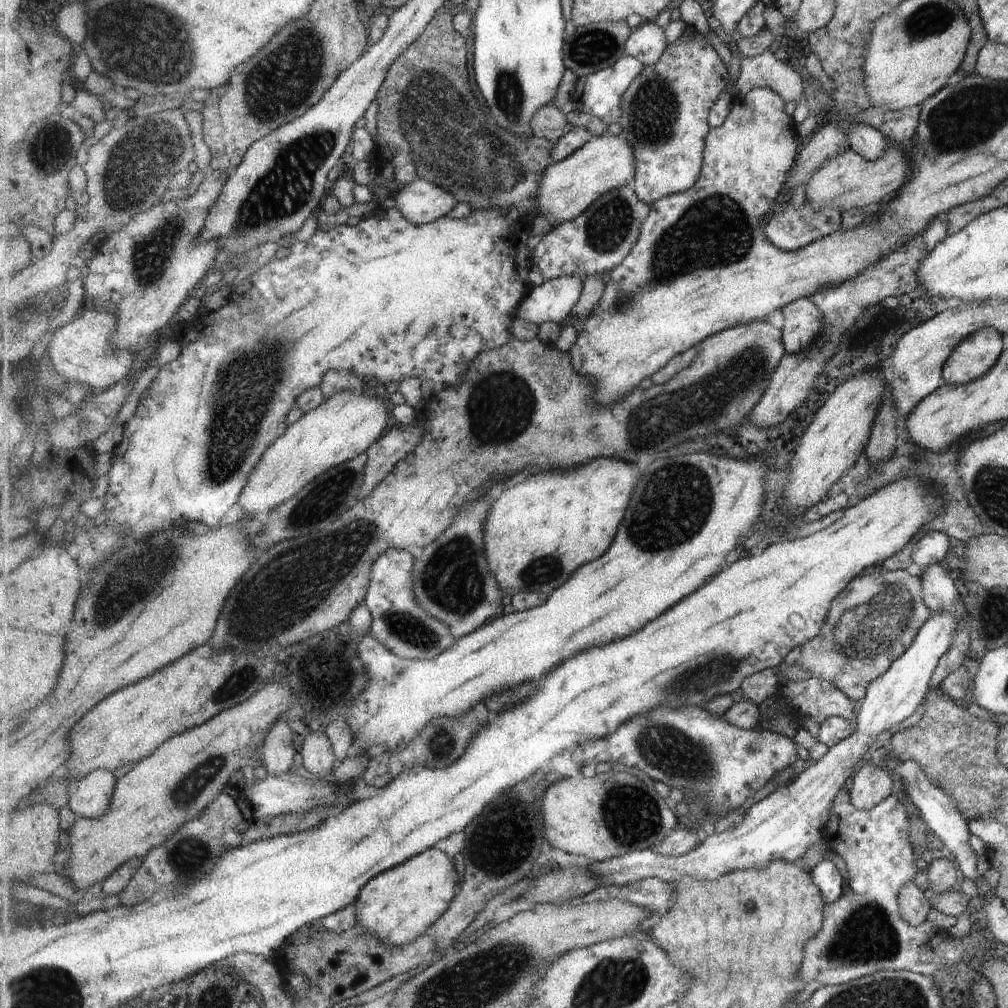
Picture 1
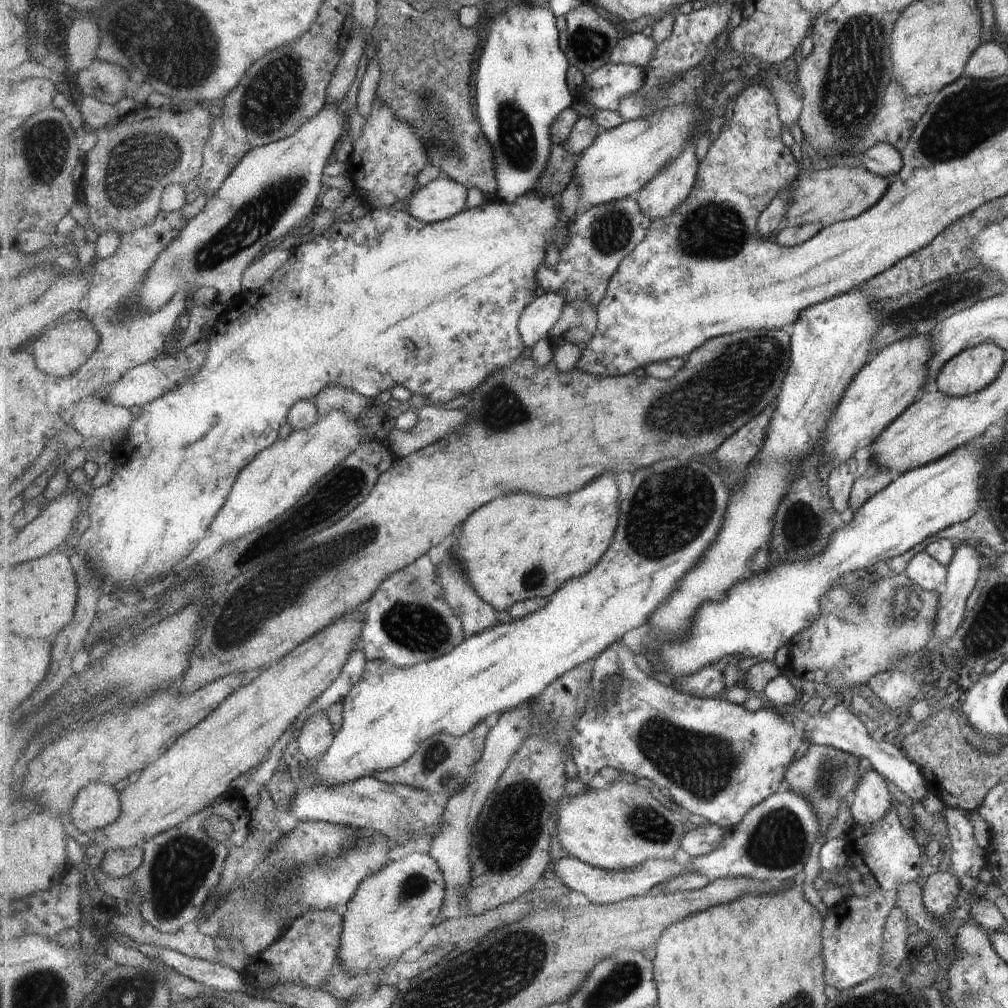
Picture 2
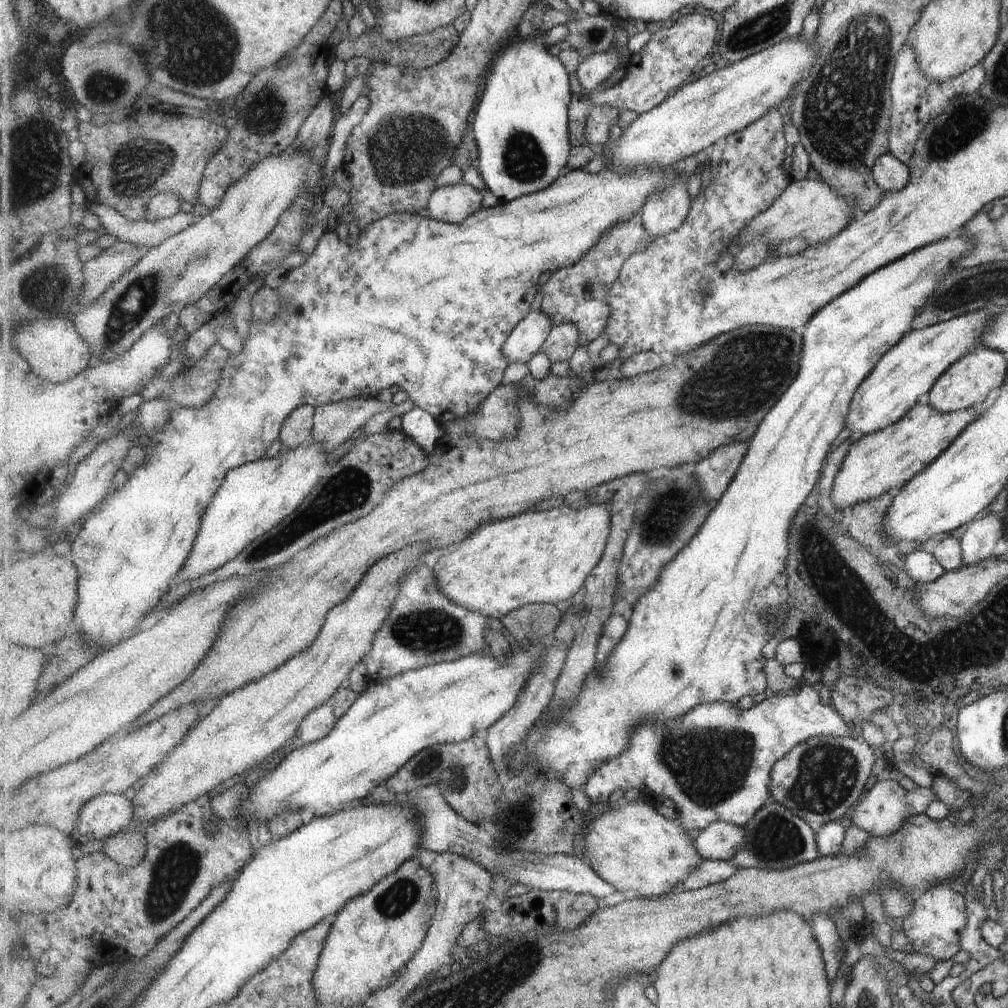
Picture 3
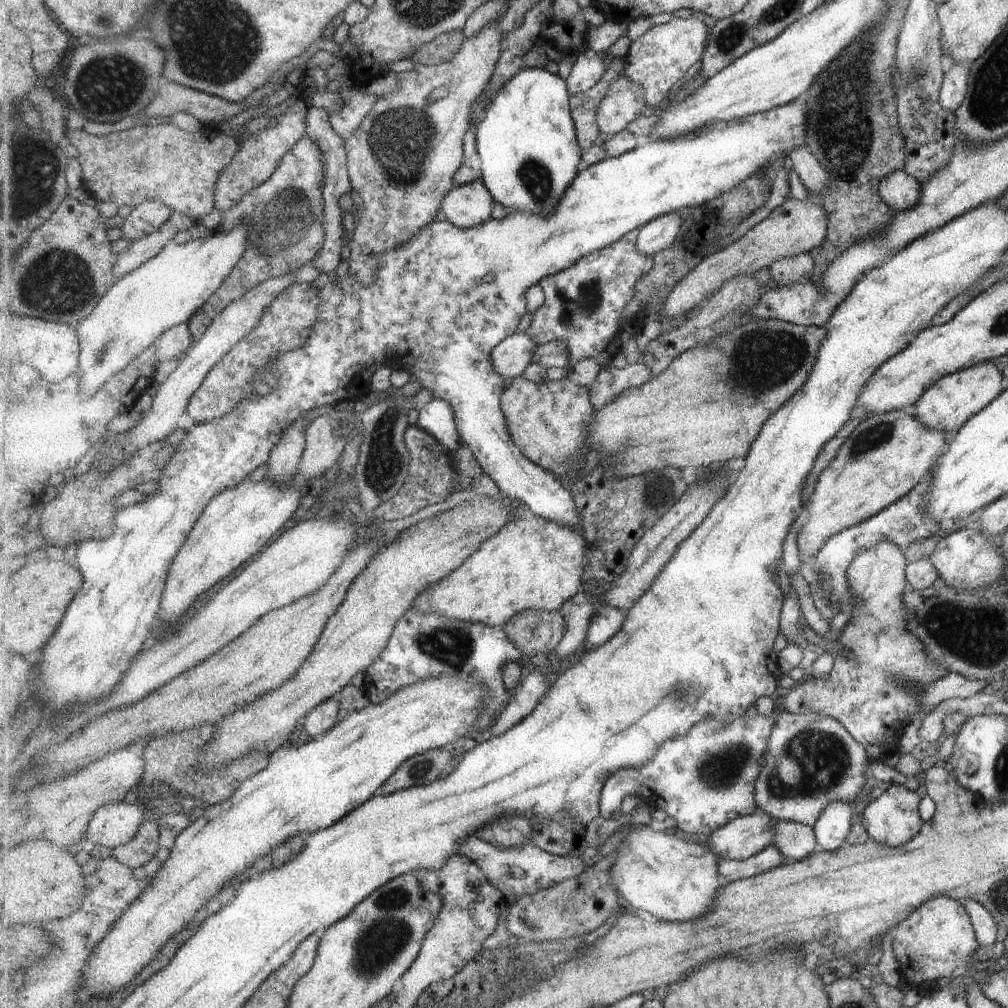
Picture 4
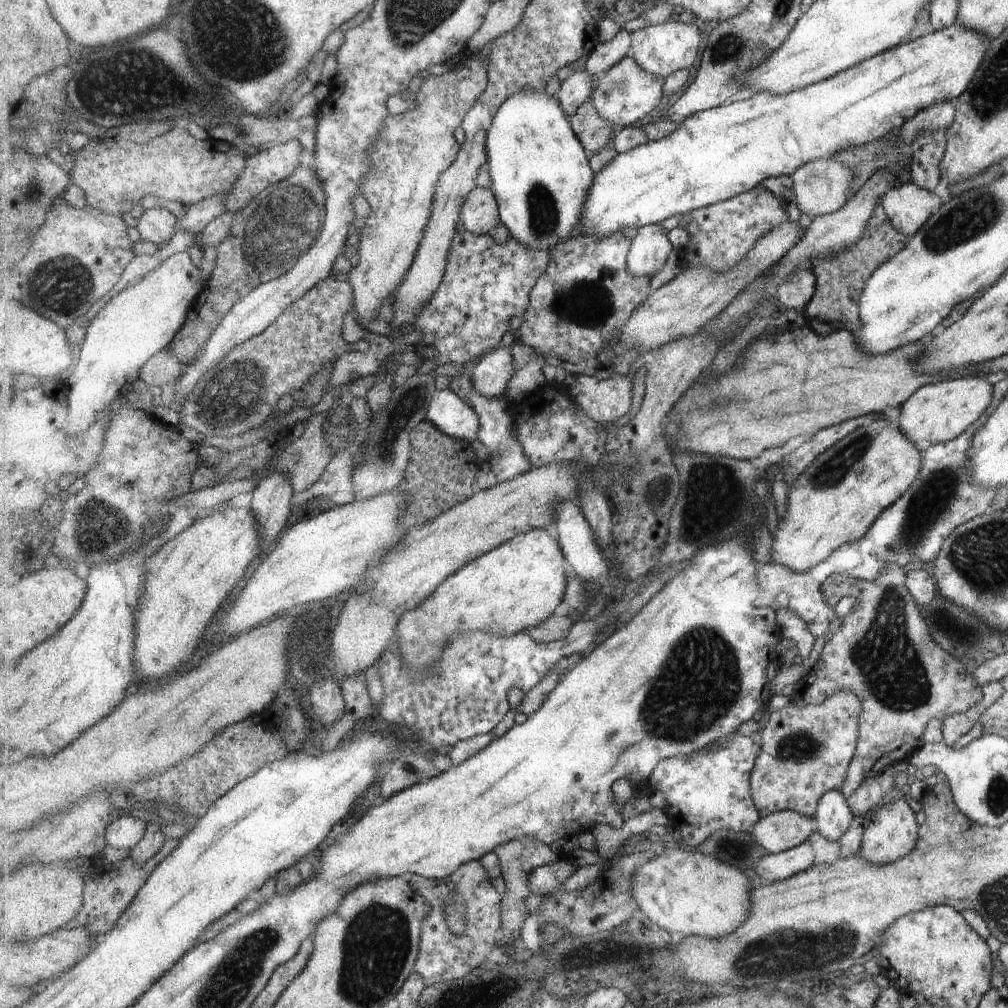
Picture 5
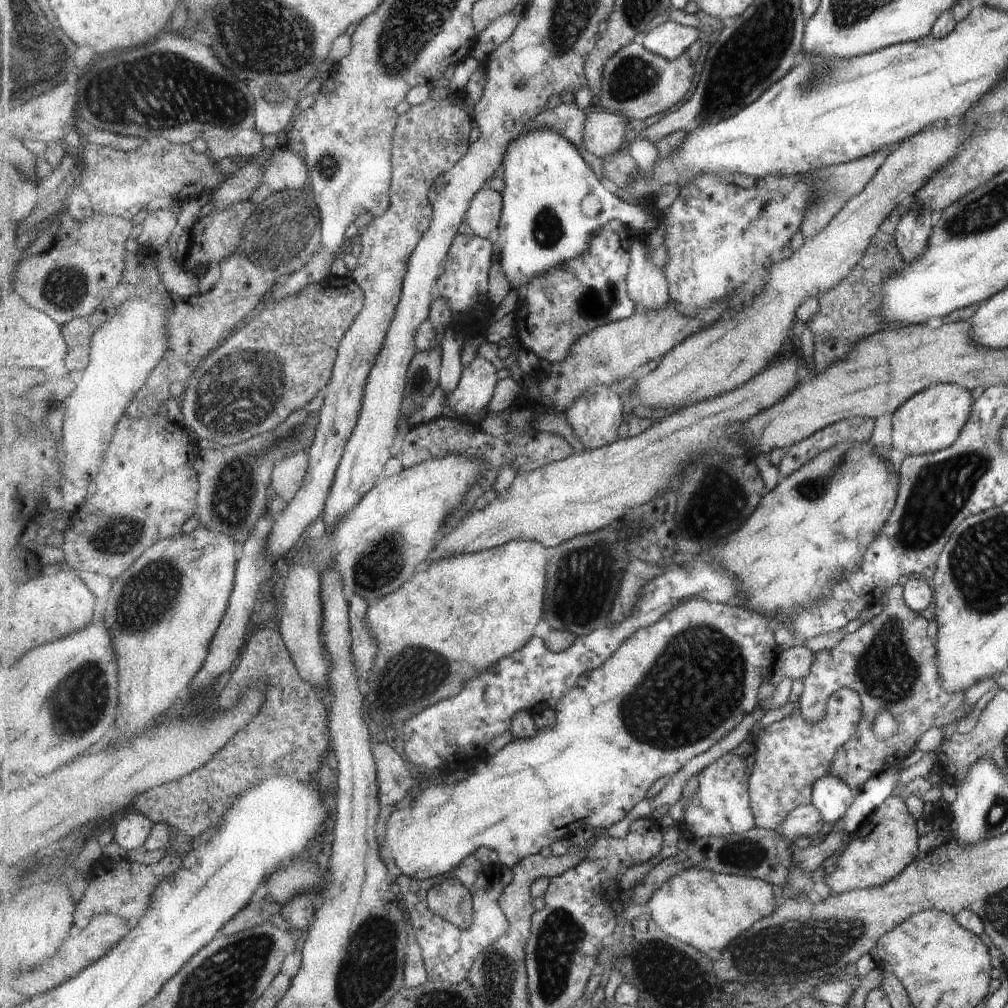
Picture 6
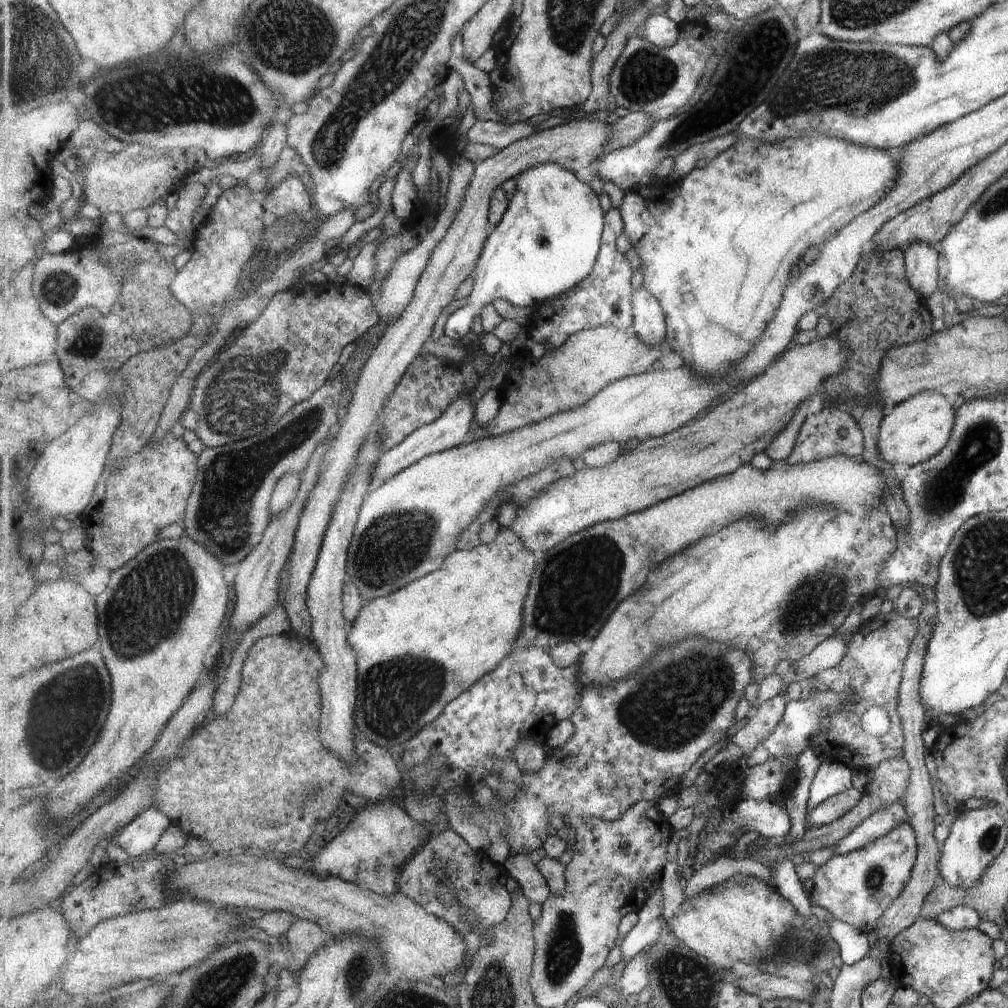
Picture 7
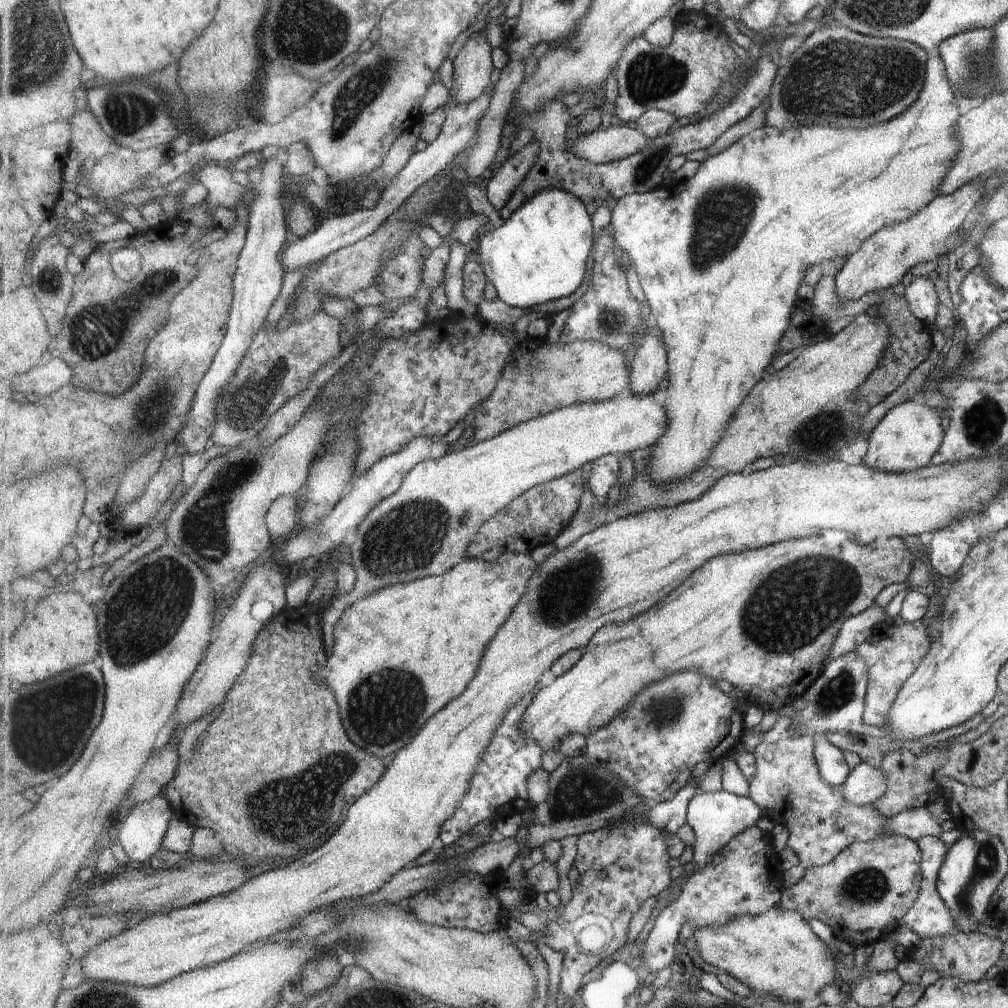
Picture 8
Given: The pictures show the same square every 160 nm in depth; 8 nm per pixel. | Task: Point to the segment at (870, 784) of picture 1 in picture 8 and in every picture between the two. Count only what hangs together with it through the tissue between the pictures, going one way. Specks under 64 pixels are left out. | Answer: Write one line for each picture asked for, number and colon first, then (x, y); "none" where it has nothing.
2: (871, 801)
3: (885, 806)
4: (891, 819)
5: (890, 831)
6: (886, 842)
7: (855, 887)
8: (861, 895)

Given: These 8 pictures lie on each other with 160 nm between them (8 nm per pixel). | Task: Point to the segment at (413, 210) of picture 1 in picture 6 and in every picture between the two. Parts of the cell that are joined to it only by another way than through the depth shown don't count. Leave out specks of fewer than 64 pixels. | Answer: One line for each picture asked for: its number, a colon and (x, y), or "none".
2: (442, 199)
3: (454, 204)
4: (468, 206)
5: (480, 214)
6: (485, 214)

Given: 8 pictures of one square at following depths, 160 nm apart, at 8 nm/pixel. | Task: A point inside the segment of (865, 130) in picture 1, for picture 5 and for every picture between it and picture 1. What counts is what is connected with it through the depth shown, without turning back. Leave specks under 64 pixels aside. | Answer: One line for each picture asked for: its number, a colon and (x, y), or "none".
2: (882, 160)
3: (889, 174)
4: (899, 191)
5: (907, 206)

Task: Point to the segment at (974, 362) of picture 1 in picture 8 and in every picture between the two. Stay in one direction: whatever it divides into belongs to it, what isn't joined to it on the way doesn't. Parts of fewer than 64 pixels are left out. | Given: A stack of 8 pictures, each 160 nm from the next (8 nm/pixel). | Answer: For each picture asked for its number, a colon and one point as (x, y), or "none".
2: (970, 371)
3: (966, 382)
4: (952, 399)
5: (936, 413)
6: (930, 420)
7: (917, 428)
8: (908, 435)

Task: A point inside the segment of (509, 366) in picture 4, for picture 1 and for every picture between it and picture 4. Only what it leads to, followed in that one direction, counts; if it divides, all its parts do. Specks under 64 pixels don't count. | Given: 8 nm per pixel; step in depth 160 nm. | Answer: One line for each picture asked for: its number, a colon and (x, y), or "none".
1: (554, 300)
2: (541, 316)
3: (527, 340)

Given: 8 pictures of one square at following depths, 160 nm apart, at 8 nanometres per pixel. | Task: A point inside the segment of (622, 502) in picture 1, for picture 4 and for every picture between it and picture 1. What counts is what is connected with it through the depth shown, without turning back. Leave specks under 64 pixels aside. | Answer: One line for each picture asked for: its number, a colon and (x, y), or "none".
2: (521, 546)
3: (538, 557)
4: (533, 563)

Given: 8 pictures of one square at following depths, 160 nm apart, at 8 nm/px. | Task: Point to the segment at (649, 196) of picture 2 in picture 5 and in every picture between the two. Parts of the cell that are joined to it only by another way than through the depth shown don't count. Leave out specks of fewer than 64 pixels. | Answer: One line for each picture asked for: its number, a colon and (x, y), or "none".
3: (665, 211)
4: (659, 235)
5: (650, 249)

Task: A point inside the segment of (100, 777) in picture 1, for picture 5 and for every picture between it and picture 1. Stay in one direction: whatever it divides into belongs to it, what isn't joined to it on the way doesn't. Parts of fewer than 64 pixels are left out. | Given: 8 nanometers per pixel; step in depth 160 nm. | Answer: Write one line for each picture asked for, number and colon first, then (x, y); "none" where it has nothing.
2: (98, 805)
3: (110, 814)
4: (114, 825)
5: (127, 831)

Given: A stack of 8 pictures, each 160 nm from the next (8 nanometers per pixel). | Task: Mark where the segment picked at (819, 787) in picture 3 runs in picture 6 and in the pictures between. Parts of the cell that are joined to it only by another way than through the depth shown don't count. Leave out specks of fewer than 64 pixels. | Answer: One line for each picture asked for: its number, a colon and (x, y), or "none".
4: (813, 760)
5: (805, 752)
6: (794, 754)

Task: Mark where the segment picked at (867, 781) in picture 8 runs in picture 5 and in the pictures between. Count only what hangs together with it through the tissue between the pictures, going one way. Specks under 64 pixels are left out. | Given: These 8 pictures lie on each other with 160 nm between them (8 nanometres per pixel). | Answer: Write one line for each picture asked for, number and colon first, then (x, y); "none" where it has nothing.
5: (780, 831)
6: (805, 821)
7: (832, 808)

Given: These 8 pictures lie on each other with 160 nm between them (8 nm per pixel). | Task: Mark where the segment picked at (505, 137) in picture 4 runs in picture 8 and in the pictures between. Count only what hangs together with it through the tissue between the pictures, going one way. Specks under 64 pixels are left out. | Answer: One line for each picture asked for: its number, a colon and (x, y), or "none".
5: (542, 177)
6: (554, 204)
7: (549, 240)
8: (540, 254)

